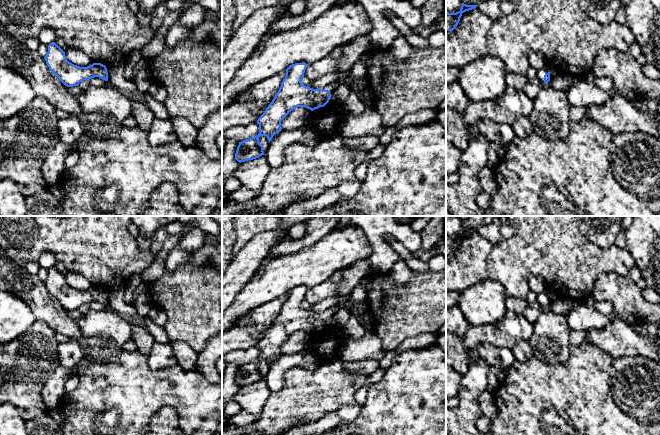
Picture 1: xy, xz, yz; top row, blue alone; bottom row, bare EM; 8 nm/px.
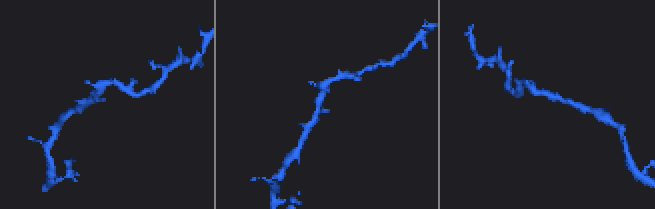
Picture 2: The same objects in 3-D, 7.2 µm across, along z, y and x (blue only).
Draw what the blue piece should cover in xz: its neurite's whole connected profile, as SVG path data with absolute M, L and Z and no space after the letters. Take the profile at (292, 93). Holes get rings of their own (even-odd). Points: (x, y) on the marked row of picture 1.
M295 63L286 69L278 92L264 113L258 118L259 133L249 139L239 142L235 159L241 163L264 155L260 136L266 136L269 143L273 136L282 130L281 121L295 108L305 107L311 111L331 105L331 95L340 85L351 86L353 78L349 75L340 83L331 83L322 89L312 89L305 86L301 80L308 64Z

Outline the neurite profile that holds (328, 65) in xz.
M343 46L336 47L322 60L308 64L304 76L311 81L315 81L323 76L337 72L338 63L342 58Z

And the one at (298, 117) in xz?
M297 107L281 121L281 128L285 131L292 131L303 127L311 117L312 111L305 107Z

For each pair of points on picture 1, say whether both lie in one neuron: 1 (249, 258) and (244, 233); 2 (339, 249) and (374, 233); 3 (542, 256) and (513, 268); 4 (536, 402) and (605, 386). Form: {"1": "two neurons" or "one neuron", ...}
{"1": "two neurons", "2": "two neurons", "3": "one neuron", "4": "one neuron"}

